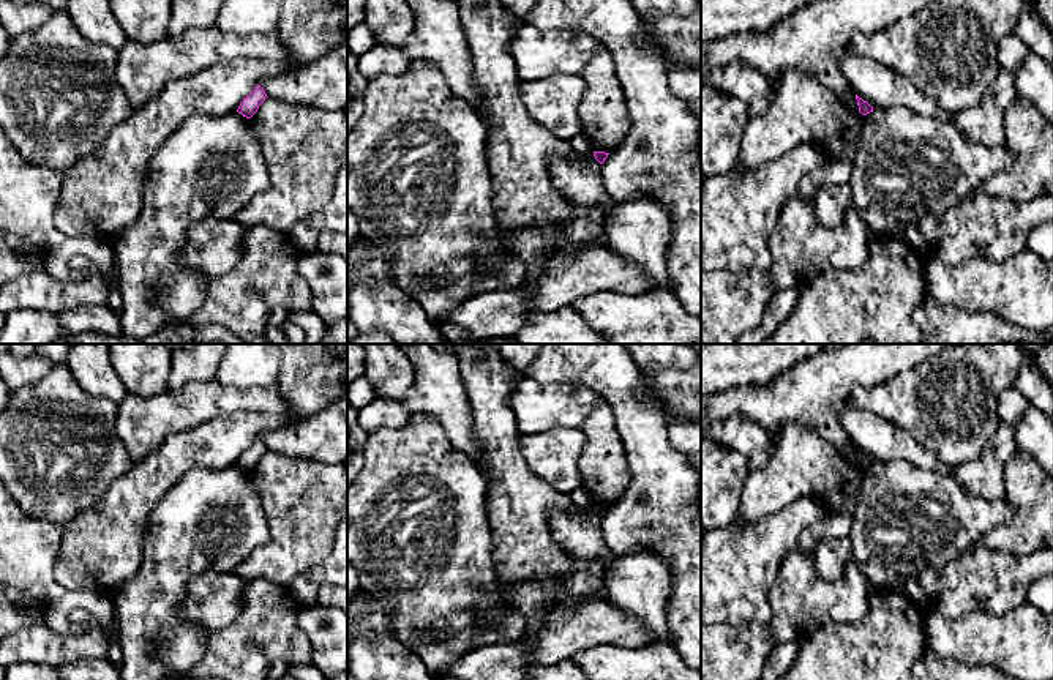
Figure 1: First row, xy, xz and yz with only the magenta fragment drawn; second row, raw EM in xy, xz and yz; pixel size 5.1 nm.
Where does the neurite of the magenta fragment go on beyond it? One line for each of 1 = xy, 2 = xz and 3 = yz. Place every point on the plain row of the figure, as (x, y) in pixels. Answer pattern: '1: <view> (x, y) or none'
1: none
2: none
3: none

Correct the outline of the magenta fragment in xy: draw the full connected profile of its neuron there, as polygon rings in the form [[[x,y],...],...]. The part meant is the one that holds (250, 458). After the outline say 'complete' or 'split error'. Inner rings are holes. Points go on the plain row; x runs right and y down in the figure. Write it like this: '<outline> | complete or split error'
[[[257,439],[257,440],[254,440],[254,443],[246,451],[243,451],[237,465],[246,472],[251,472],[257,465],[259,459],[267,451],[268,450],[267,450],[265,443],[260,439]]] | complete

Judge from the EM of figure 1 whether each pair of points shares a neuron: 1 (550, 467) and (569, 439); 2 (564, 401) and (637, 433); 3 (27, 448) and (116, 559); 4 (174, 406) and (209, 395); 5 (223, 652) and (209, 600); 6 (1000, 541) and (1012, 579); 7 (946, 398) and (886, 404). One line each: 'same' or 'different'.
1: same
2: different
3: different
4: same
5: different
6: different
7: same

